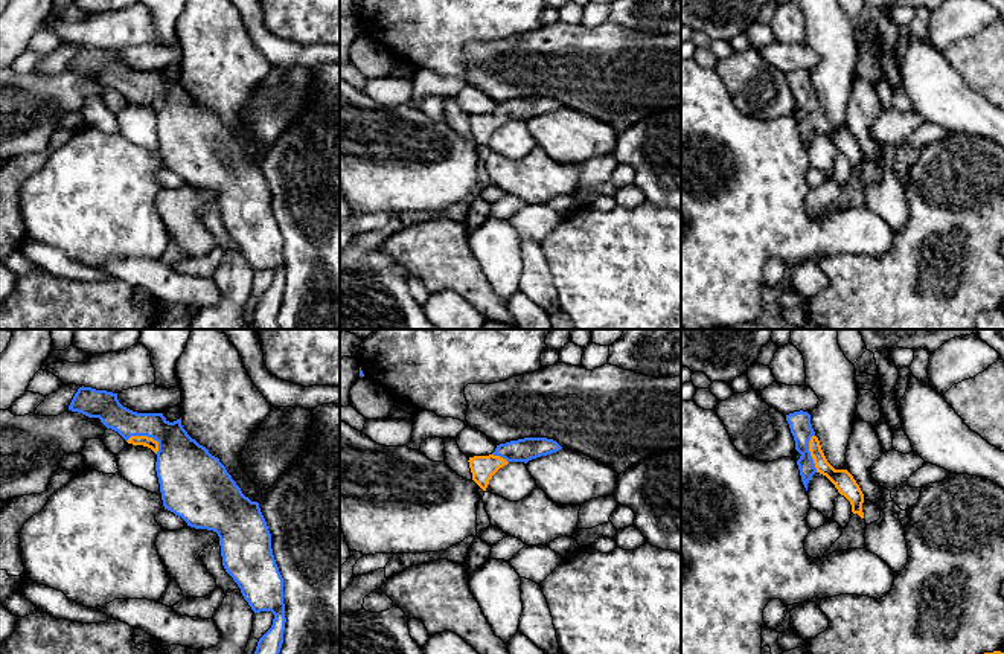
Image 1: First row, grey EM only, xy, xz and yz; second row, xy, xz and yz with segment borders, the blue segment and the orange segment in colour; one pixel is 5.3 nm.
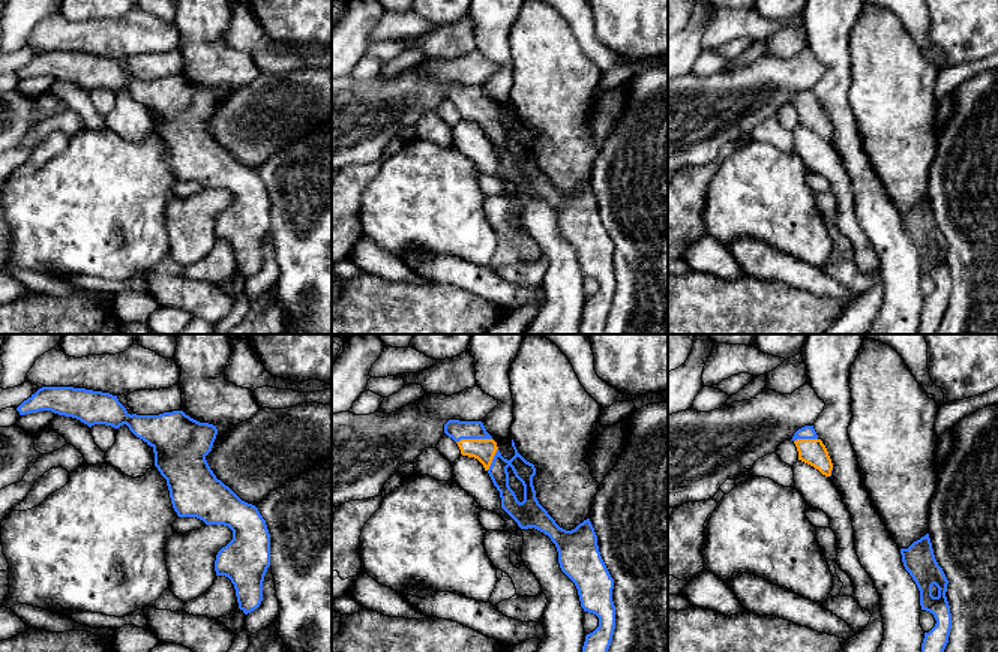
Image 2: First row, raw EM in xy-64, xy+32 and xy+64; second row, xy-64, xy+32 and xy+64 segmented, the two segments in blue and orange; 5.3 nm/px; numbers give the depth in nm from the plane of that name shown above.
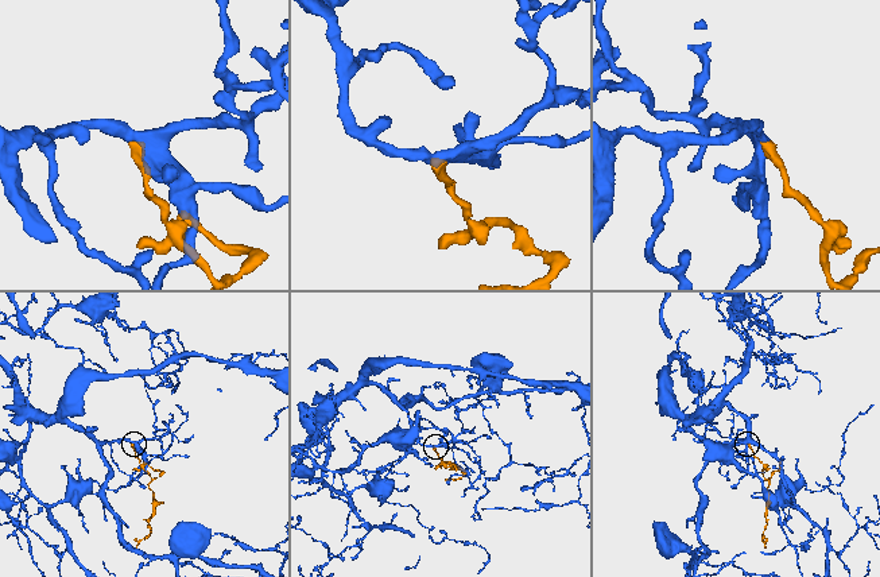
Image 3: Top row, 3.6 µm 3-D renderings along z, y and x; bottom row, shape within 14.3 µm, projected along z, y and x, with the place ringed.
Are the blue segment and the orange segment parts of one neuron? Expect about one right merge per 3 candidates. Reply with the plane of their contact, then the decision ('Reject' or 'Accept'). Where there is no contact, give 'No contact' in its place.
Touches blue in xy. Accept

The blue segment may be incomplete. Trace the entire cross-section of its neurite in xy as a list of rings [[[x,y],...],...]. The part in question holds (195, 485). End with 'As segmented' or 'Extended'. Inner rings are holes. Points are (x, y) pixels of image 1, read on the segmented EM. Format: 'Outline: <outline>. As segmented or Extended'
Outline: [[[84,386],[75,393],[69,410],[99,418],[128,444],[148,447],[157,454],[155,471],[165,509],[181,517],[190,527],[218,534],[222,566],[241,588],[244,599],[254,613],[274,614],[273,625],[259,639],[254,654],[279,654],[286,622],[283,578],[273,555],[271,534],[259,503],[245,497],[219,459],[187,434],[181,418],[169,422],[163,413],[137,413],[123,407],[117,393]]]. Extended

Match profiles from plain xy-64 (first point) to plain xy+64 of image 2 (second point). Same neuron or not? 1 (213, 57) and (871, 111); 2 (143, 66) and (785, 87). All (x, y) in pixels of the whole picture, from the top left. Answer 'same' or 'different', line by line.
1: same
2: same

